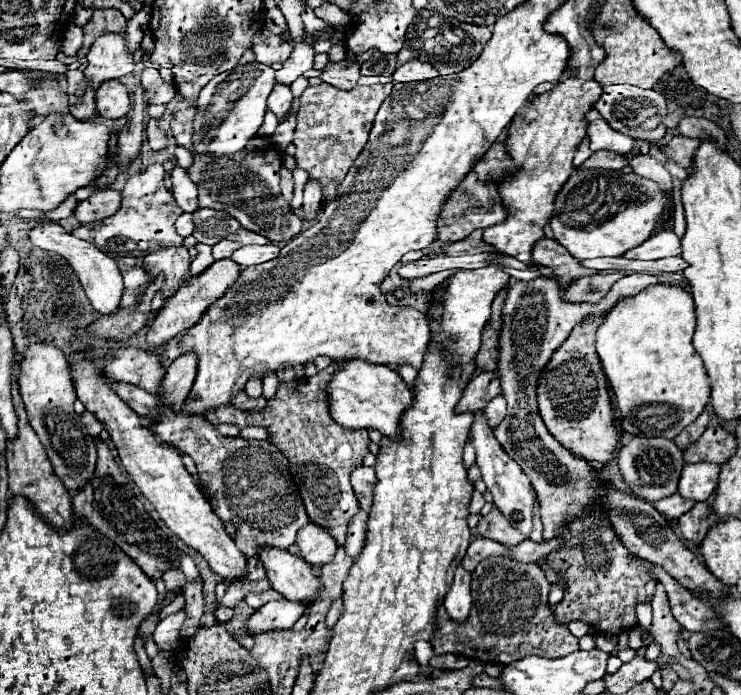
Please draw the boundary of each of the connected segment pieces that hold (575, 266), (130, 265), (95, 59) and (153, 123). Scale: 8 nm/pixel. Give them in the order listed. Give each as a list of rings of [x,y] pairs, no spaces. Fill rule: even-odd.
[[[548,238],[540,240],[532,250],[532,258],[536,264],[544,264],[544,266],[550,266],[554,270],[554,276],[556,276],[560,290],[566,290],[576,276],[594,274],[592,270],[584,268],[578,258],[572,258],[564,250],[564,246],[560,246],[556,240],[548,240]]]
[[[150,165],[146,172],[136,176],[136,190],[134,190],[134,176],[132,176],[122,190],[122,208],[114,216],[104,218],[100,222],[84,224],[72,232],[76,238],[92,240],[102,252],[112,254],[114,260],[118,262],[120,274],[124,278],[124,296],[122,296],[120,308],[134,308],[138,304],[142,292],[150,284],[150,278],[146,278],[146,270],[142,270],[142,264],[138,260],[134,260],[134,248],[138,248],[138,252],[144,256],[144,254],[148,254],[150,240],[158,240],[168,246],[176,246],[176,244],[184,242],[184,238],[178,236],[176,226],[174,226],[174,222],[183,214],[183,210],[177,206],[170,190],[166,190],[164,182],[160,182],[165,174],[162,165]]]
[[[102,34],[96,38],[94,46],[88,52],[88,66],[84,70],[84,82],[78,84],[74,94],[80,98],[92,84],[92,90],[98,90],[102,82],[122,78],[134,70],[130,52],[126,50],[126,34]]]
[[[151,118],[147,124],[147,141],[154,151],[167,148],[166,134],[157,127],[157,121]]]

